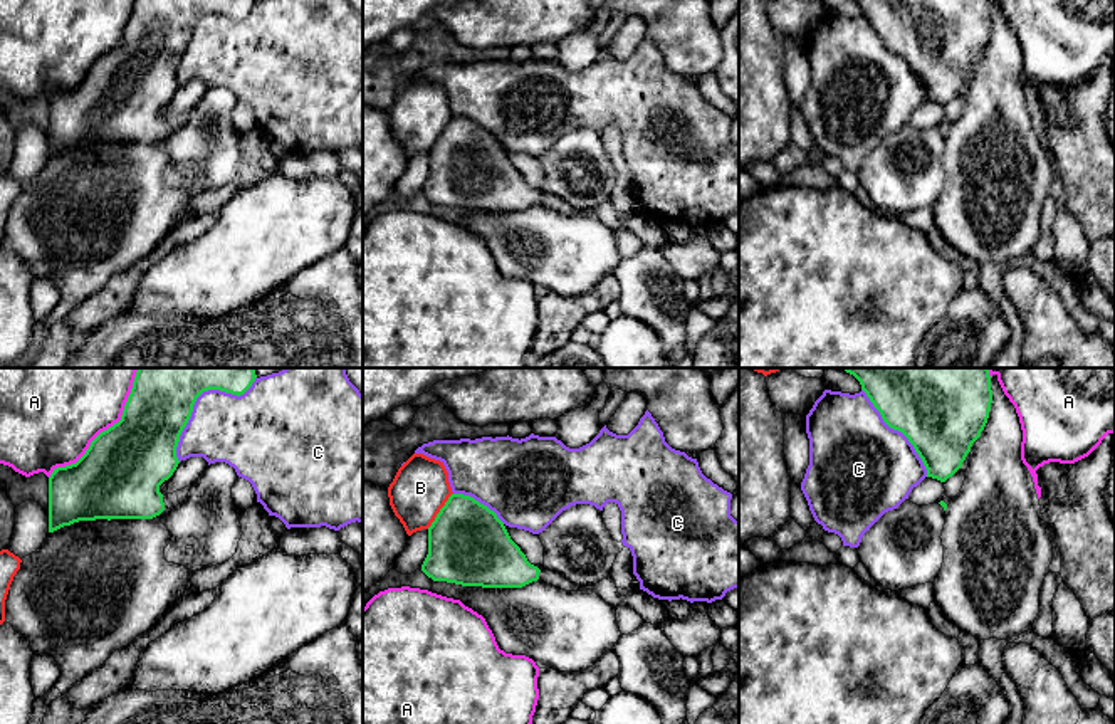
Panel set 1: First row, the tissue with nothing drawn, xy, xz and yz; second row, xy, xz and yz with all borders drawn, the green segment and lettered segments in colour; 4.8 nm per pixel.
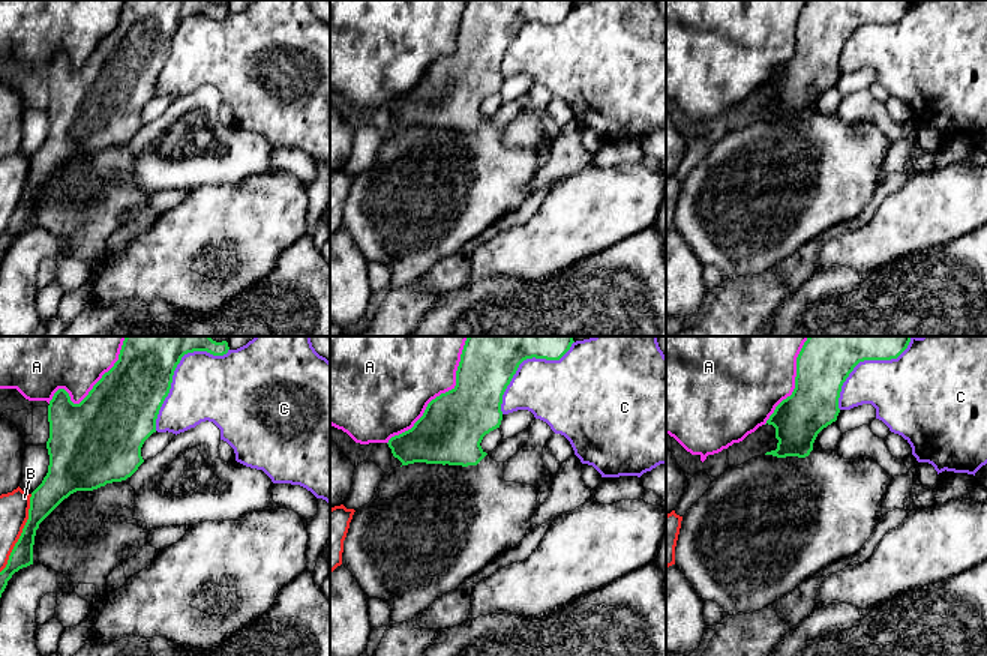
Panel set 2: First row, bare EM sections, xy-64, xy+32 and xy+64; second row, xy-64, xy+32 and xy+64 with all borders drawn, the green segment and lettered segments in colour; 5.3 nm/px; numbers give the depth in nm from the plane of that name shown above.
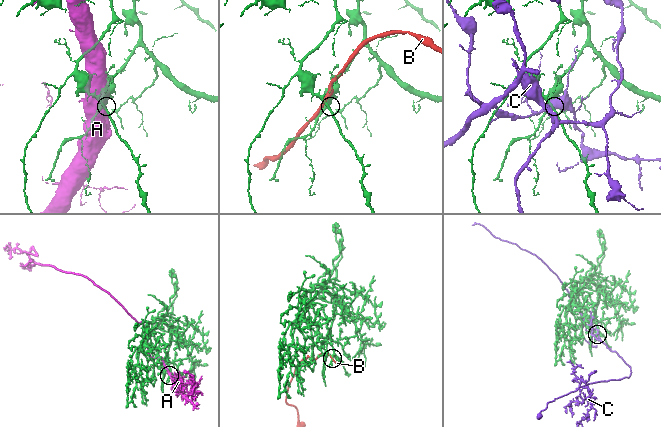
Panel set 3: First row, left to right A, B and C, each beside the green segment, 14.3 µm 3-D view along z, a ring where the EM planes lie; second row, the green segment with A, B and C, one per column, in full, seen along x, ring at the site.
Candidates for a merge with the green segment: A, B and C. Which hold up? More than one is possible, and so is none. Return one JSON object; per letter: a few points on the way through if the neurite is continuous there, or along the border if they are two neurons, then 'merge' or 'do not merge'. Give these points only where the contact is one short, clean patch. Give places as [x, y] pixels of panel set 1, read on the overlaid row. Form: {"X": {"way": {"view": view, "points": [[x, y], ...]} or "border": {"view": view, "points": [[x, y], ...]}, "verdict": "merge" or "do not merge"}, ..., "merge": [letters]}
{"A": {"verdict": "do not merge"}, "B": {"verdict": "do not merge"}, "C": {"verdict": "do not merge"}, "merge": []}

